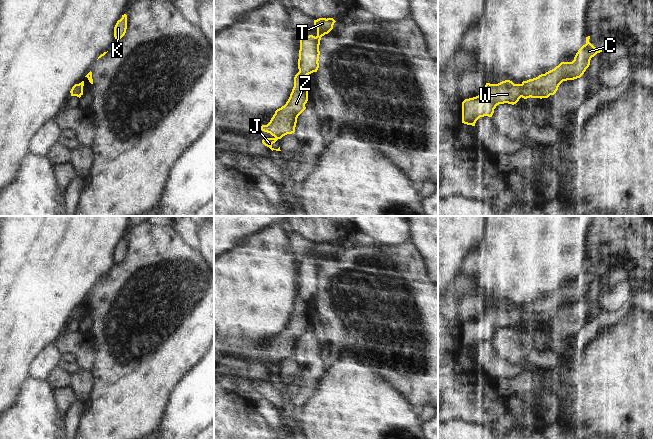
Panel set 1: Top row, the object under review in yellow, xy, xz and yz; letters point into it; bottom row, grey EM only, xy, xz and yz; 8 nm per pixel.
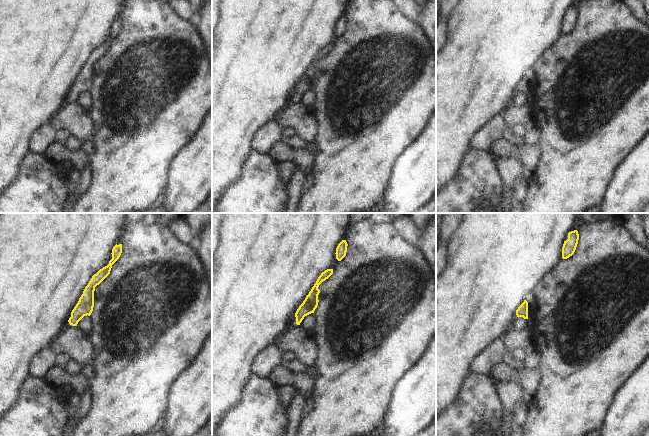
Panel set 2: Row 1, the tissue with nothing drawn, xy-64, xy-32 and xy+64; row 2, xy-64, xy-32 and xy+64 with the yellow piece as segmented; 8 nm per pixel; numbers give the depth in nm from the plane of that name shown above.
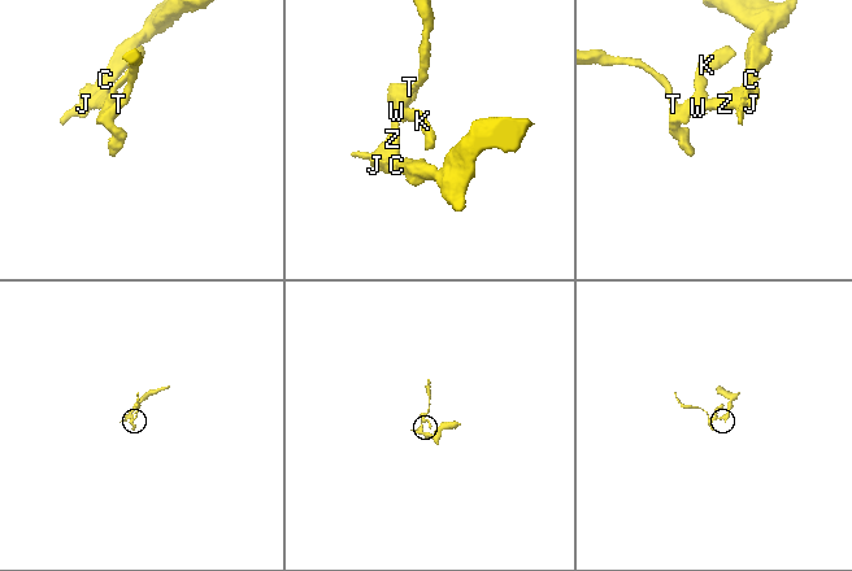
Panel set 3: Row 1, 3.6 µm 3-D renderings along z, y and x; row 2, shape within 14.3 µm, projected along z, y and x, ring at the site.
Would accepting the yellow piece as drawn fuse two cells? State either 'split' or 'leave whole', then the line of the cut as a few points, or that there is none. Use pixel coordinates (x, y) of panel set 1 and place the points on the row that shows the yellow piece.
split; cut xy (78, 84), (79, 96)

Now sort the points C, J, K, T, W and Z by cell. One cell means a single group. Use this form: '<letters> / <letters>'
C J Z / K T W

